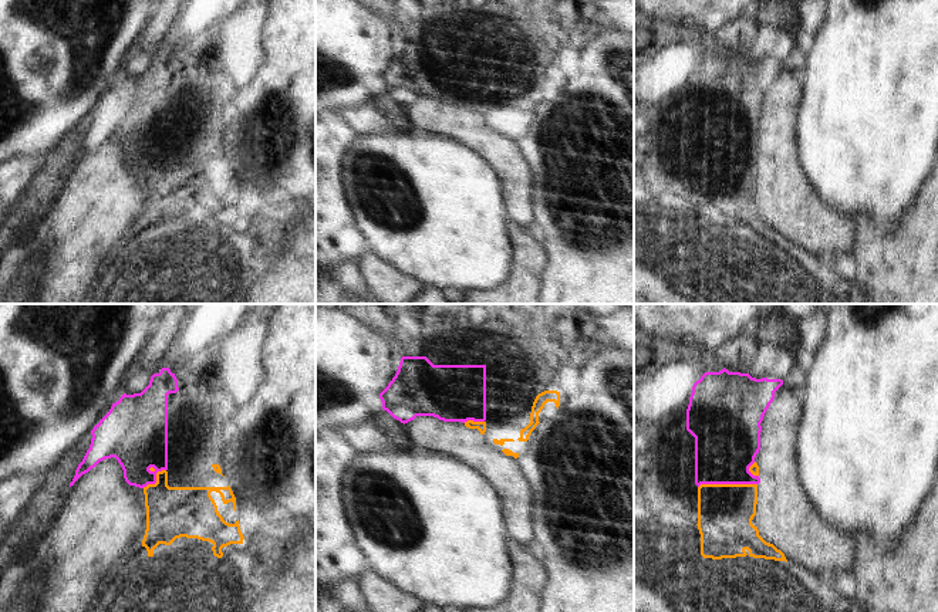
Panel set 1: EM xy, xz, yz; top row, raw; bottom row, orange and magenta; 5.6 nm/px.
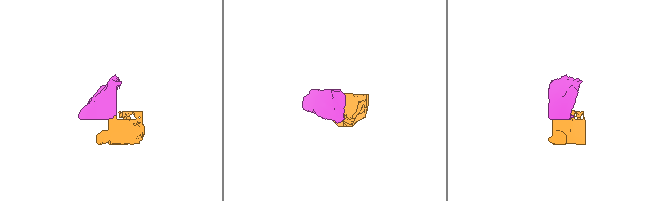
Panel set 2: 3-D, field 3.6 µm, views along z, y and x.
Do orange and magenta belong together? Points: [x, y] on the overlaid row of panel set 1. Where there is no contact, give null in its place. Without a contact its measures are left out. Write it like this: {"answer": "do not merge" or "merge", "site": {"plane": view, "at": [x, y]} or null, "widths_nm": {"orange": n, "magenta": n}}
{"answer": "do not merge", "site": {"plane": "yz", "at": [726, 484]}, "widths_nm": {"orange": 320, "magenta": 360}}

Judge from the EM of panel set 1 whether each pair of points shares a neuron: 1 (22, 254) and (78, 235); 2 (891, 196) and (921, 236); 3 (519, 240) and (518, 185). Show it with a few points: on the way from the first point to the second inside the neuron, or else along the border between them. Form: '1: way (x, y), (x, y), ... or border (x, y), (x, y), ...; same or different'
1: border (36, 219), (24, 233), (43, 259), (39, 283); different
2: border (923, 185), (915, 202), (897, 226), (881, 236); different
3: border (509, 220), (525, 229); different

